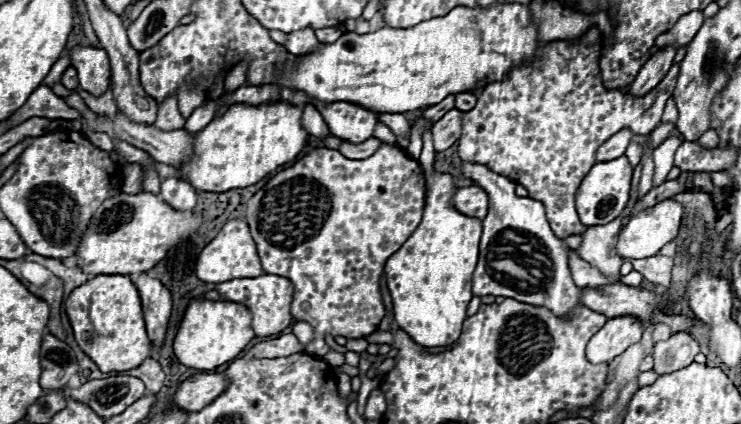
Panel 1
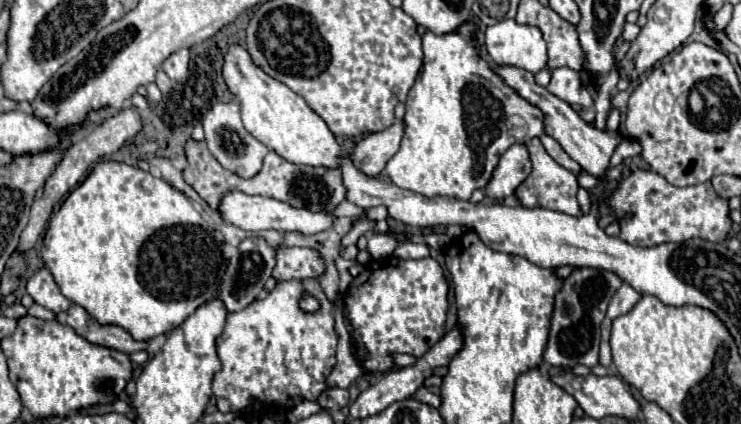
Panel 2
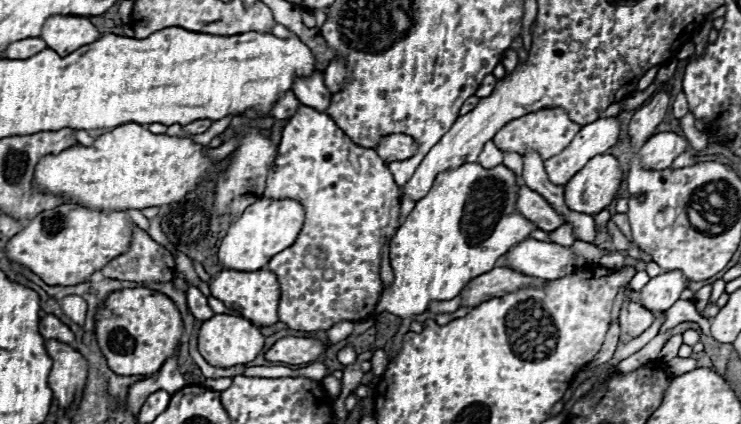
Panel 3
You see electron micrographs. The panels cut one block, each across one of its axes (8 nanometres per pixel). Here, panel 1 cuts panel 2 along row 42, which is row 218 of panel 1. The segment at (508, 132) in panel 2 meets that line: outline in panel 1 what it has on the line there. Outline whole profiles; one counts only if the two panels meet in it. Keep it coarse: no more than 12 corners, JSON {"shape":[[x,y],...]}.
{"shape":[[424,132],[420,226],[386,262],[394,318],[426,348],[458,340],[482,222],[452,206]]}

